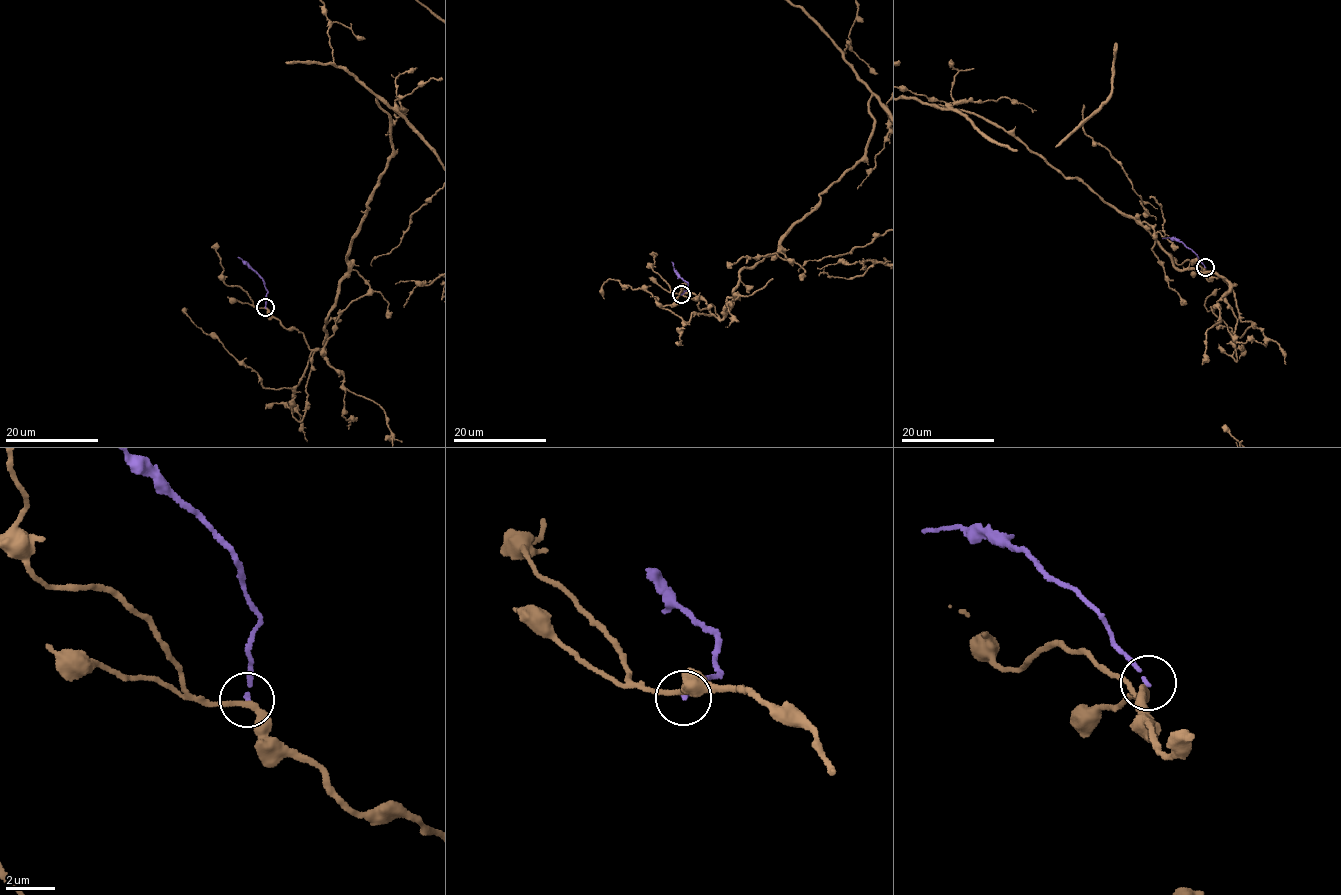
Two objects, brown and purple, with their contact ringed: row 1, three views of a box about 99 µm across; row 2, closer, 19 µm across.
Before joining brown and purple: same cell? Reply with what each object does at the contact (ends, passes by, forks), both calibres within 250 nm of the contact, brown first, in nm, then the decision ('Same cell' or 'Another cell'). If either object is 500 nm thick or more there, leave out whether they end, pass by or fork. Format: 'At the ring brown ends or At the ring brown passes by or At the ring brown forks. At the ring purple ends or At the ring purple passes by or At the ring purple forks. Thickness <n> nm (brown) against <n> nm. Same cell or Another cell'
At the ring brown passes by. At the ring purple ends. Thickness 240 nm (brown) against 170 nm. Another cell

